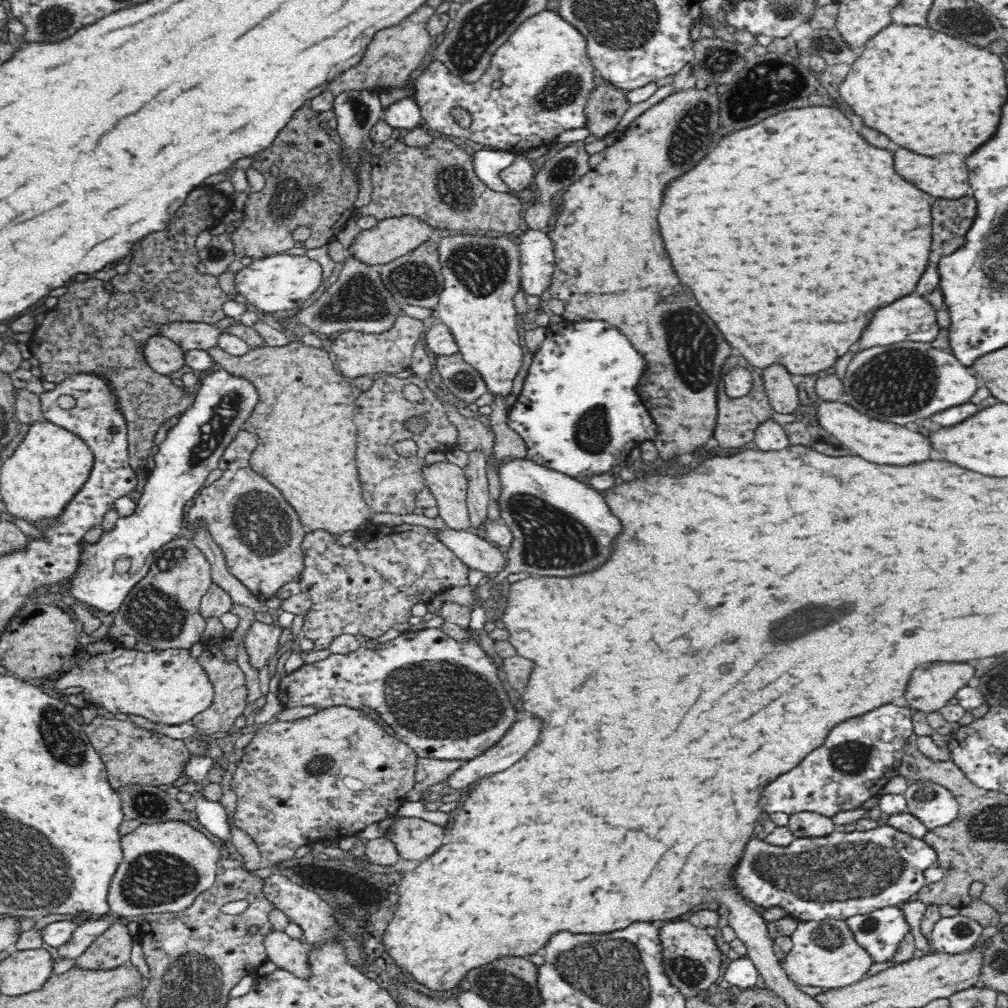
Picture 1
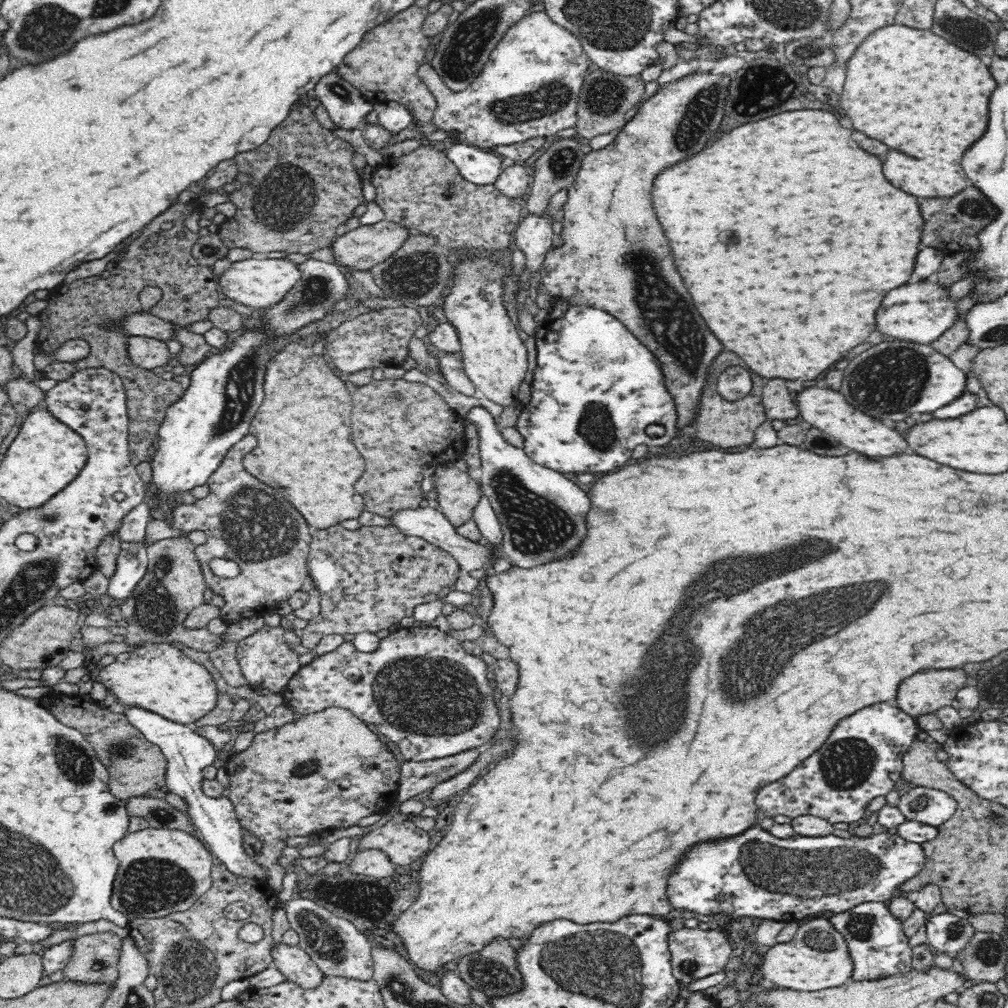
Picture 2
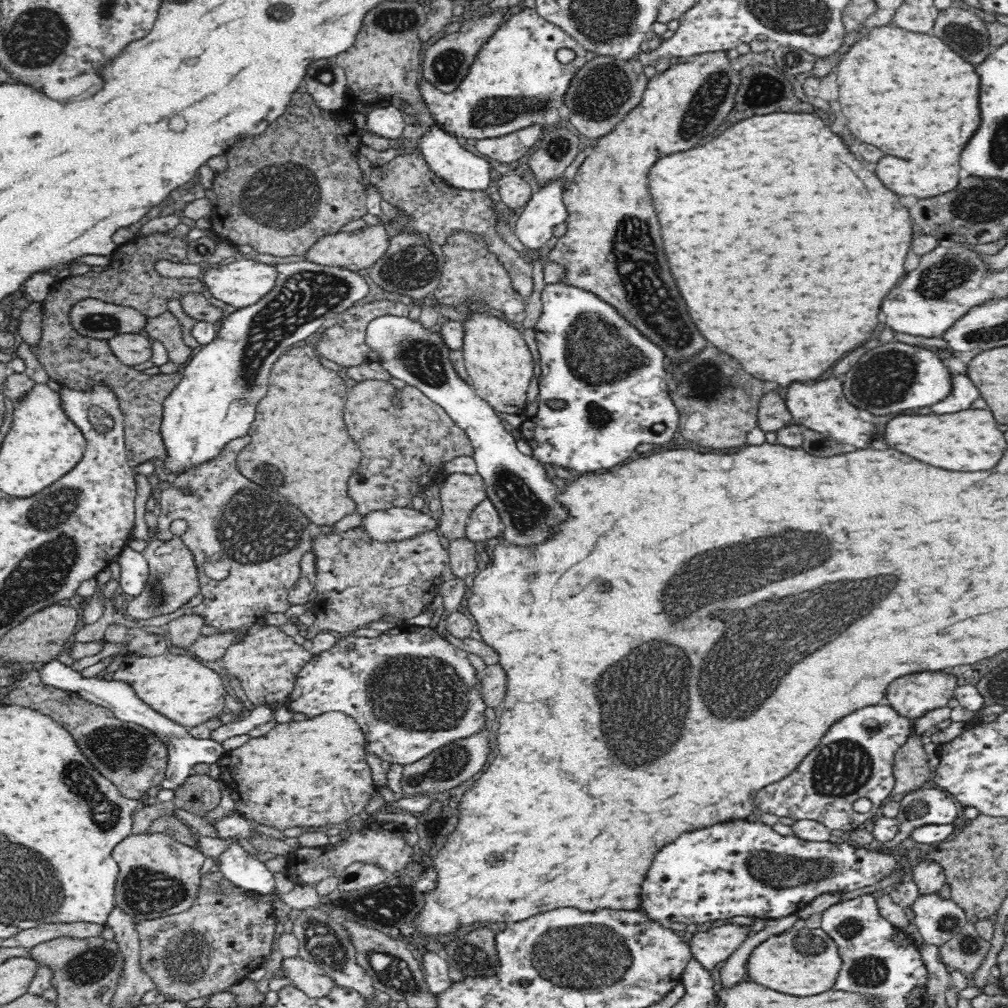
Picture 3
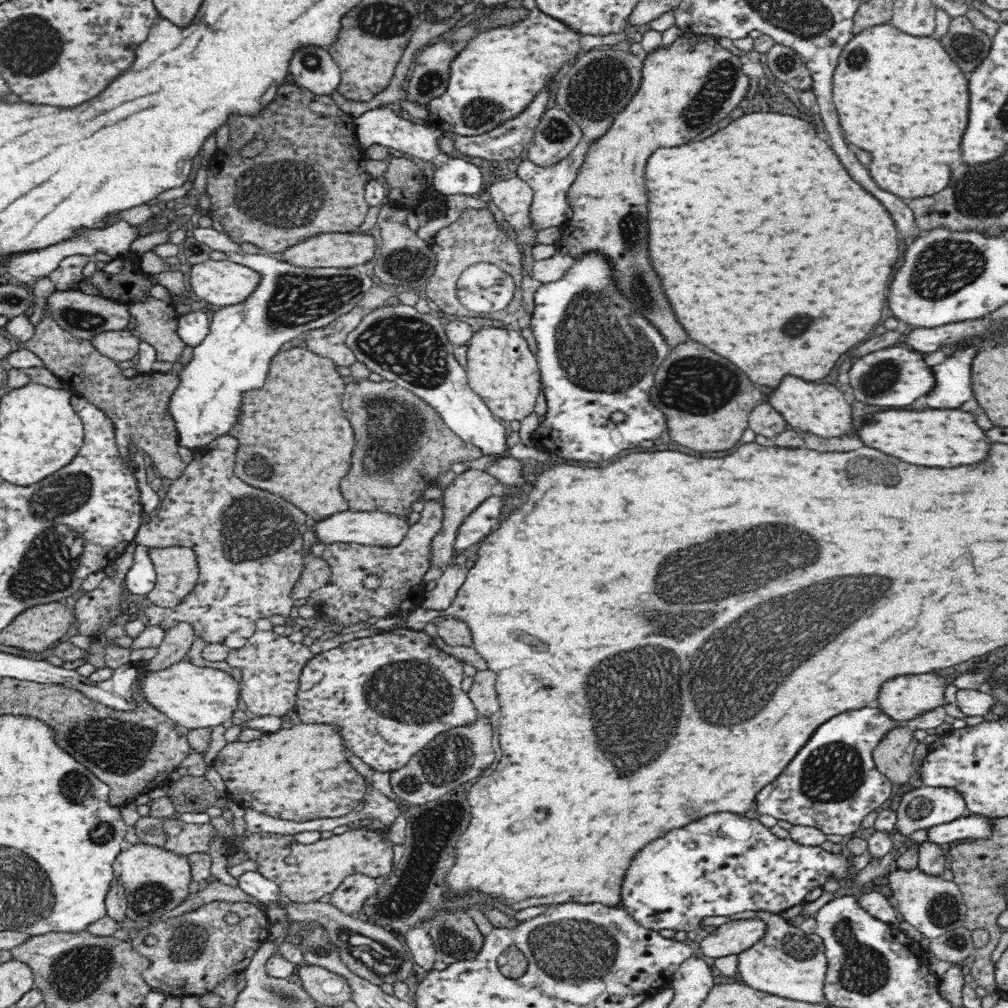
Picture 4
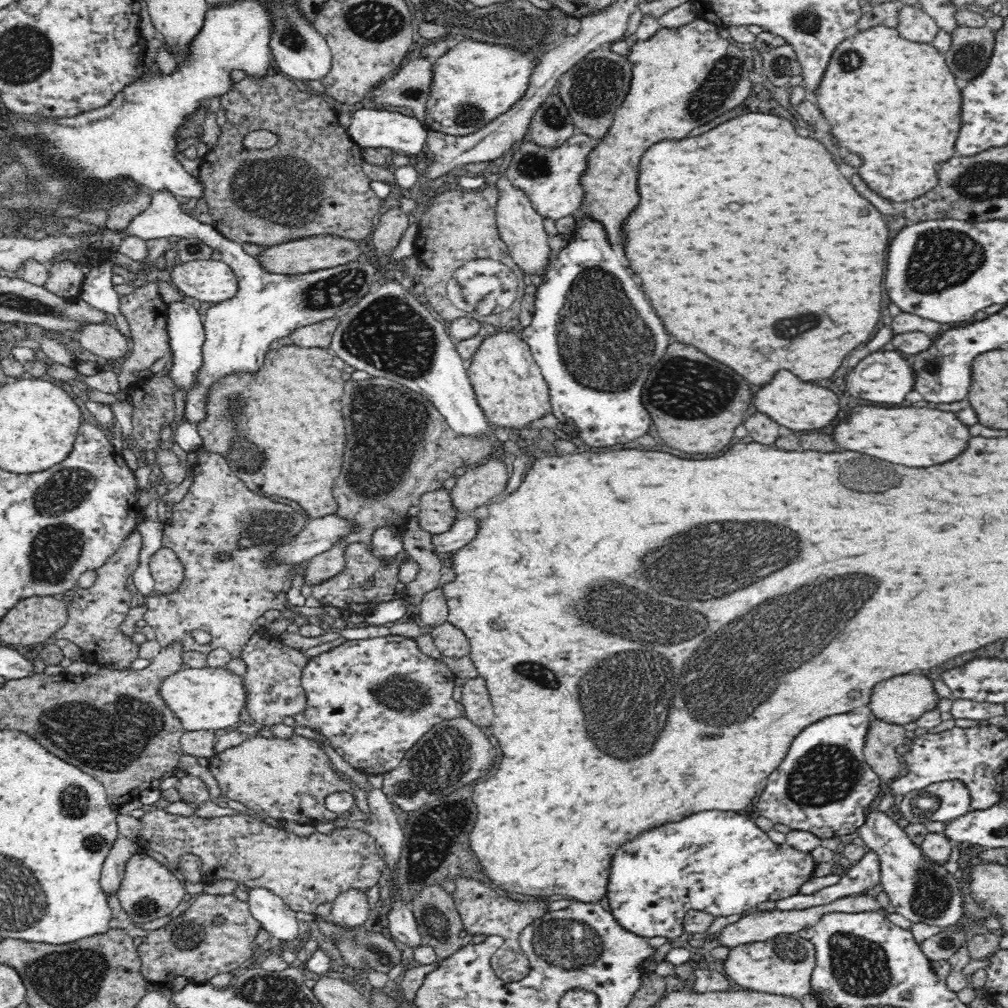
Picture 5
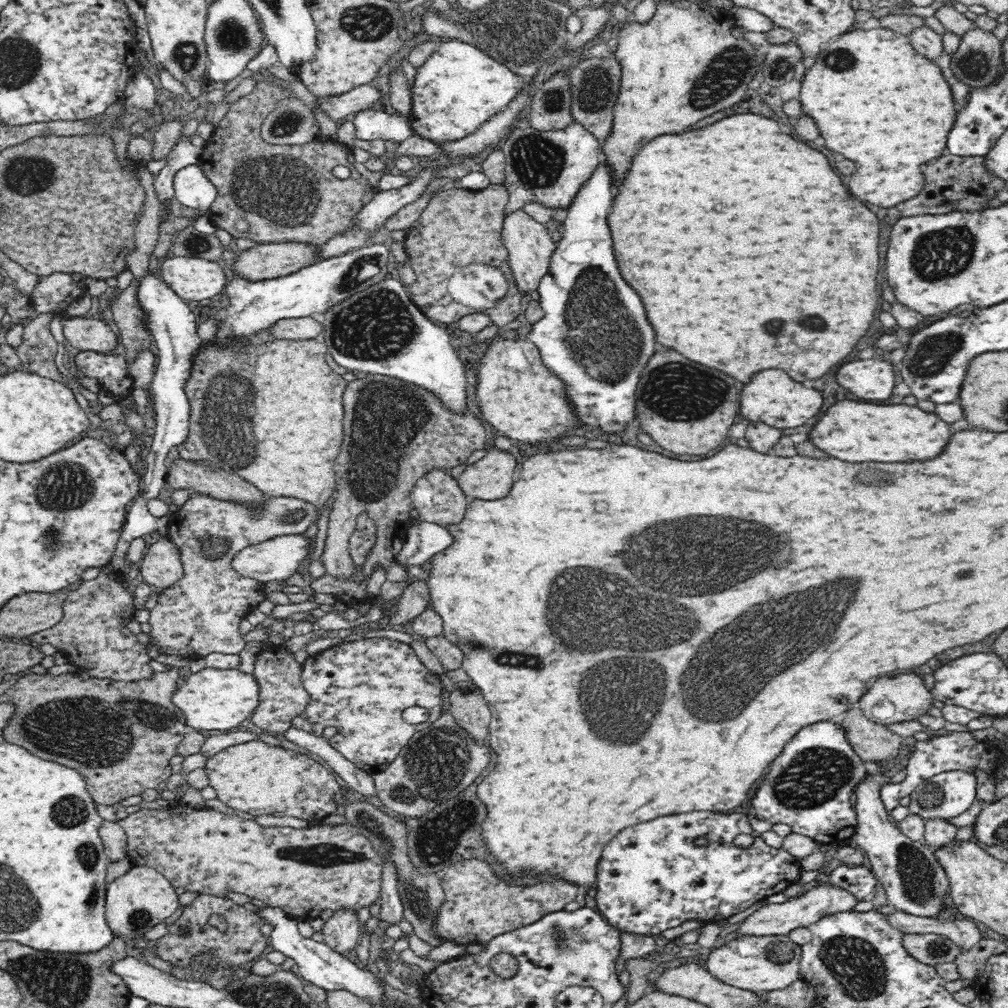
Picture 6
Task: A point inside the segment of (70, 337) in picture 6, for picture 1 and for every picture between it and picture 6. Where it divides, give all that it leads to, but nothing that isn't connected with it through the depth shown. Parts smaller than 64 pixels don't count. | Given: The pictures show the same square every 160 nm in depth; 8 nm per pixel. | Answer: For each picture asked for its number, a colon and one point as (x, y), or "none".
1: (165, 356)
2: (149, 353)
3: (133, 349)
4: (120, 346)
5: (104, 340)

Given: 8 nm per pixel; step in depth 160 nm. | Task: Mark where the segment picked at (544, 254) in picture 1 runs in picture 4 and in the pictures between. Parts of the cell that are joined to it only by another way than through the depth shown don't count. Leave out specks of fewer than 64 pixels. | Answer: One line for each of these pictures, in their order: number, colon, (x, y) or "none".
2: (534, 236)
3: (533, 224)
4: (549, 207)

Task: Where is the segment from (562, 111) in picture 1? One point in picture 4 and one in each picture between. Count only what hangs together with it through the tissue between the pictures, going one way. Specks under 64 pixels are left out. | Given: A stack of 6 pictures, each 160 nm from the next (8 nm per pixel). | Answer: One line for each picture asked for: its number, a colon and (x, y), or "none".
2: (530, 88)
3: (517, 82)
4: (499, 73)

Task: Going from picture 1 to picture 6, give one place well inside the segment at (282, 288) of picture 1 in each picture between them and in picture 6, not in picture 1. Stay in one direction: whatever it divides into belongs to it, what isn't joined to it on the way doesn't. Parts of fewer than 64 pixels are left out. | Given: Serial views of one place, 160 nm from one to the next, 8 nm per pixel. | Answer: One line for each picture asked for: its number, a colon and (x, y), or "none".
2: (257, 283)
3: (243, 283)
4: (224, 283)
5: (209, 281)
6: (193, 279)

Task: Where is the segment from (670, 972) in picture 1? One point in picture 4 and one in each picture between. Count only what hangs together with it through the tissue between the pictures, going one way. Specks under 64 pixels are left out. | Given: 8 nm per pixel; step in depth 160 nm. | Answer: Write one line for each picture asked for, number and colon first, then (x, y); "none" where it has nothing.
2: (696, 954)
3: (709, 948)
4: (731, 938)

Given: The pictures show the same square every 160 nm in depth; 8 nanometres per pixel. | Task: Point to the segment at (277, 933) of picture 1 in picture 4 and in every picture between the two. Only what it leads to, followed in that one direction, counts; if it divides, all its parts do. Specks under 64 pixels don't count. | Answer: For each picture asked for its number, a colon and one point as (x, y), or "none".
2: (296, 965)
3: (309, 977)
4: (324, 987)

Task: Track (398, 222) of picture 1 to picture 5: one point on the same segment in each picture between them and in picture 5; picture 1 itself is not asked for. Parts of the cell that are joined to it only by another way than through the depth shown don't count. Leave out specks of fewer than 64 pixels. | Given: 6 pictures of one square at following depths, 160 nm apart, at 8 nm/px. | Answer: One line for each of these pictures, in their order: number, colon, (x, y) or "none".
2: (361, 249)
3: (353, 251)
4: (329, 250)
5: (321, 252)

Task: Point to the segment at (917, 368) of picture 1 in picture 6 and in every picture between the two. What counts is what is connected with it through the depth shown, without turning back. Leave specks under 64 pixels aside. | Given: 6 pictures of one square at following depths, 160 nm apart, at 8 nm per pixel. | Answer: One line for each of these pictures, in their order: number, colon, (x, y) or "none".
2: (893, 380)
3: (894, 377)
4: (897, 376)
5: (885, 377)
6: (875, 379)

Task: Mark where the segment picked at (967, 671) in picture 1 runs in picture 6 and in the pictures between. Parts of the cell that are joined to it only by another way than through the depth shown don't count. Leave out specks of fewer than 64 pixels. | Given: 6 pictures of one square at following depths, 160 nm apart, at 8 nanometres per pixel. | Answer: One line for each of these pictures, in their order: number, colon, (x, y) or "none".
2: (927, 691)
3: (912, 696)
4: (906, 697)
5: (902, 699)
6: (891, 699)

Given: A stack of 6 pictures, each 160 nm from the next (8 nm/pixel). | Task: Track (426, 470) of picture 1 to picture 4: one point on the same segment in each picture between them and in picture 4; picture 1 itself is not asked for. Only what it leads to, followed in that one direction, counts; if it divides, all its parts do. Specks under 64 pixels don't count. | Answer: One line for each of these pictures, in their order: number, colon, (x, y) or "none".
2: (457, 493)
3: (460, 493)
4: (470, 488)

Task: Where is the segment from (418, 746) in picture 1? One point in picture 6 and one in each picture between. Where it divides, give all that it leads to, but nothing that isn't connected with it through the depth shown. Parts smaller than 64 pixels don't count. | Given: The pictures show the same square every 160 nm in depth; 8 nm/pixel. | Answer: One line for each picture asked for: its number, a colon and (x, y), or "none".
2: (420, 688)
3: (412, 692)
4: (392, 693)
5: (373, 699)
6: (358, 690)

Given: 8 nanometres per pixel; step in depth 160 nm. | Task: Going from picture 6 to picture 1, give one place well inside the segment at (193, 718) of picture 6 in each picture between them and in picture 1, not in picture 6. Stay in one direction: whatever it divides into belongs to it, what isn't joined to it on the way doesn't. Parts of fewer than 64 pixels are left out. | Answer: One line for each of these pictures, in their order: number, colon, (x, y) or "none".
1: (169, 686)
2: (160, 678)
3: (186, 691)
4: (193, 696)
5: (203, 699)

